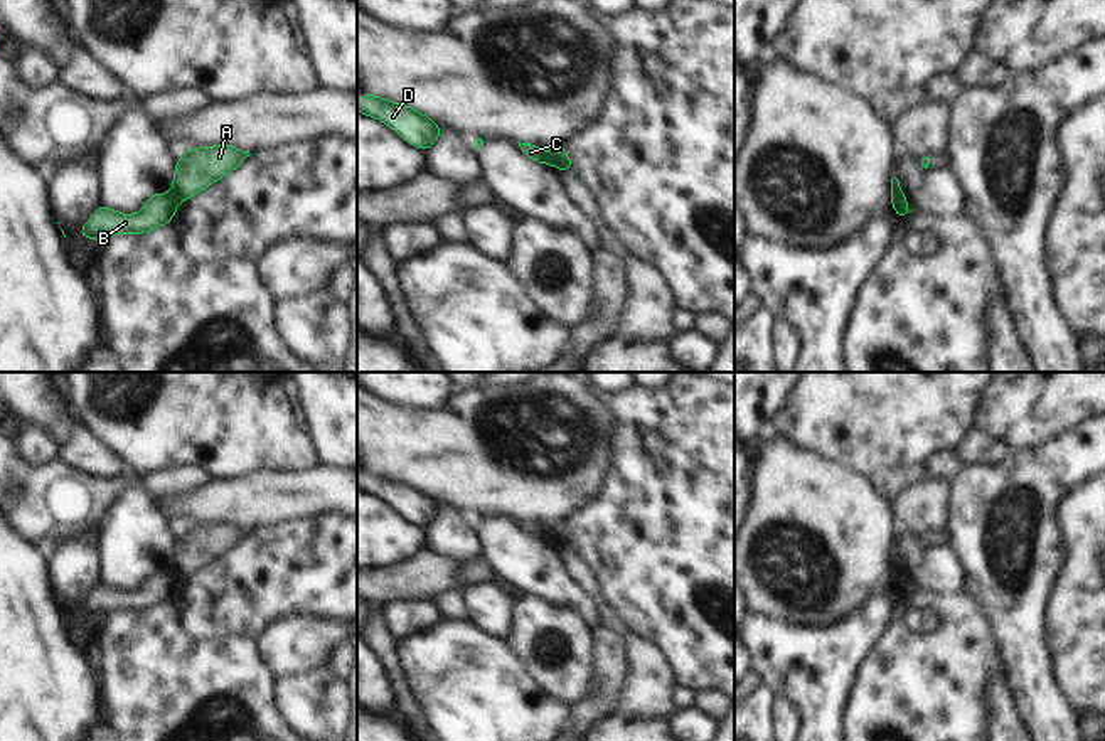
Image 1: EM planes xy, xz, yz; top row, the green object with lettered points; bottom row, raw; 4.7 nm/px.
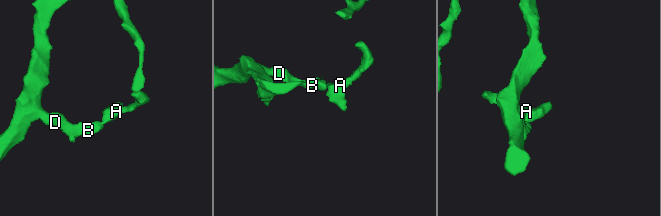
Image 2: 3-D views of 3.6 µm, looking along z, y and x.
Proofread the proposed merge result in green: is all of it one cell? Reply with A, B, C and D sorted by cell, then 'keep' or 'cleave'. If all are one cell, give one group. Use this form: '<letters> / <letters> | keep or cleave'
A / B C D | cleave

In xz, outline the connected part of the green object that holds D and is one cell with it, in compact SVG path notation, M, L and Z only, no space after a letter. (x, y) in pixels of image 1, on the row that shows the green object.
M364 94L357 99L357 111L379 118L396 130L408 143L423 148L424 152L440 138L438 123L409 106Z

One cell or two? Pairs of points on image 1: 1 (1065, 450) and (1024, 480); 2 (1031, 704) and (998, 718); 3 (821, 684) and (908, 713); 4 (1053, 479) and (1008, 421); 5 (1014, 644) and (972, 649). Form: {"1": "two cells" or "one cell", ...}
{"1": "one cell", "2": "two cells", "3": "two cells", "4": "two cells", "5": "two cells"}

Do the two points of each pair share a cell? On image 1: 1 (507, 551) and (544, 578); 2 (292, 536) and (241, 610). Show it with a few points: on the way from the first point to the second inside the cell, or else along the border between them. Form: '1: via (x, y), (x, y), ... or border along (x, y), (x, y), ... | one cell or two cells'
1: via (516, 556), (536, 570) | one cell
2: via (292, 554), (258, 591) | one cell

